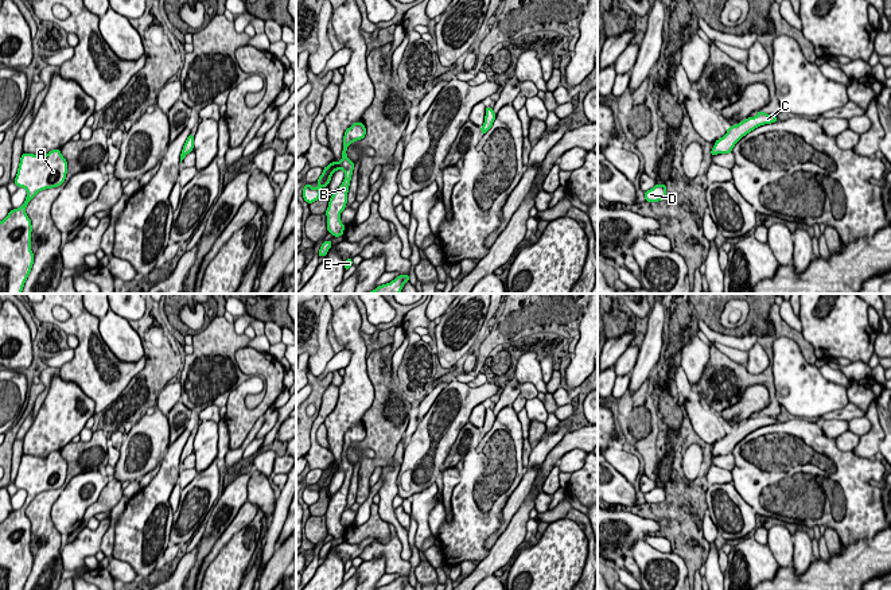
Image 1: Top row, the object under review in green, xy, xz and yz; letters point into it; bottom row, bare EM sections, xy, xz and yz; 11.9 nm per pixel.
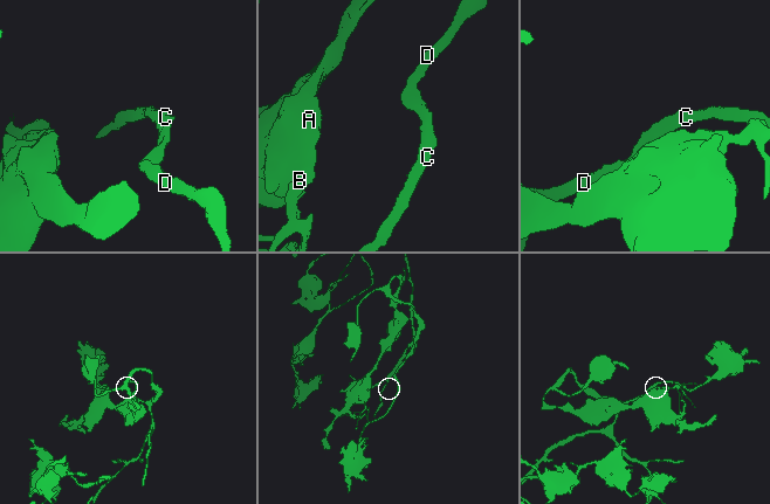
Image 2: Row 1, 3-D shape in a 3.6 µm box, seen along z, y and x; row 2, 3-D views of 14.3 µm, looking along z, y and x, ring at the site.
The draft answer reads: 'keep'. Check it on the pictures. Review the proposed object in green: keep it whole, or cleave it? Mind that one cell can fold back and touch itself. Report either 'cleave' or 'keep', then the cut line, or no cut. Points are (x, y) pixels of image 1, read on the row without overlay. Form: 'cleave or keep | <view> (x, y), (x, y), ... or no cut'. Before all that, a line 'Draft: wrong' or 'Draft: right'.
Draft: right
keep | no cut

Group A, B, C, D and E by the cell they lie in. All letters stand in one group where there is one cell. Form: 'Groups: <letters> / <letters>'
Groups: A B C D E

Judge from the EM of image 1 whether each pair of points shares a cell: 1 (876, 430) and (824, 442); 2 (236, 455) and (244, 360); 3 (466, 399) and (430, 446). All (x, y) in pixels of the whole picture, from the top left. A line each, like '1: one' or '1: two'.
1: two
2: two
3: one

